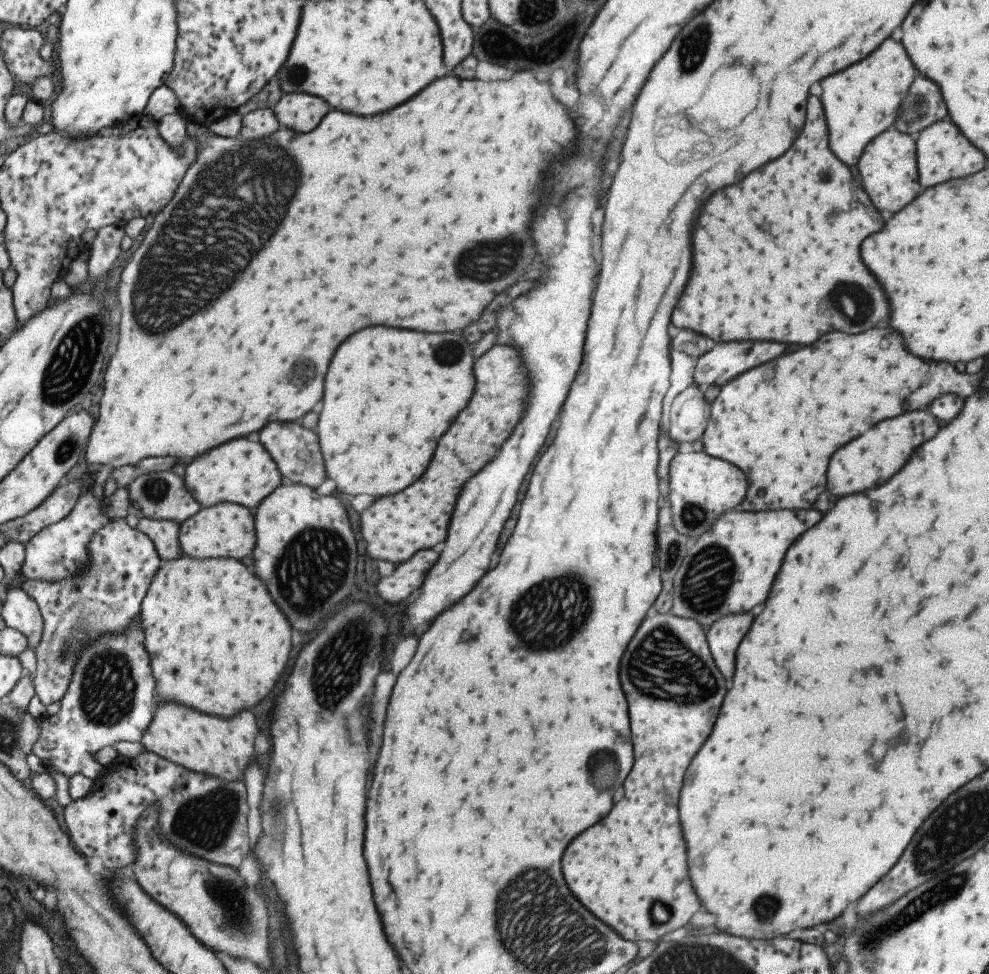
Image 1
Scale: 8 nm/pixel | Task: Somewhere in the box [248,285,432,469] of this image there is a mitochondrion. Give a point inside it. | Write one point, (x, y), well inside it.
(305, 375)

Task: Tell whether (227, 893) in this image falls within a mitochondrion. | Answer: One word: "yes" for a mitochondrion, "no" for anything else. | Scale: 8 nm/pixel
yes

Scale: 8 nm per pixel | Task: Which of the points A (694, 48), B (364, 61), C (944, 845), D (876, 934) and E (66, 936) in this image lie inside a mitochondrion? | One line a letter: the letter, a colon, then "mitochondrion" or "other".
A: mitochondrion
B: other
C: mitochondrion
D: mitochondrion
E: other

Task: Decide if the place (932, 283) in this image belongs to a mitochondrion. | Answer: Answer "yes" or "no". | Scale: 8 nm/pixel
no

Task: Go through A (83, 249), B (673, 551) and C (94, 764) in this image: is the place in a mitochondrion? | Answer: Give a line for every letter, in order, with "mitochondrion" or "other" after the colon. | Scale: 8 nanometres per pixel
A: other
B: mitochondrion
C: other

